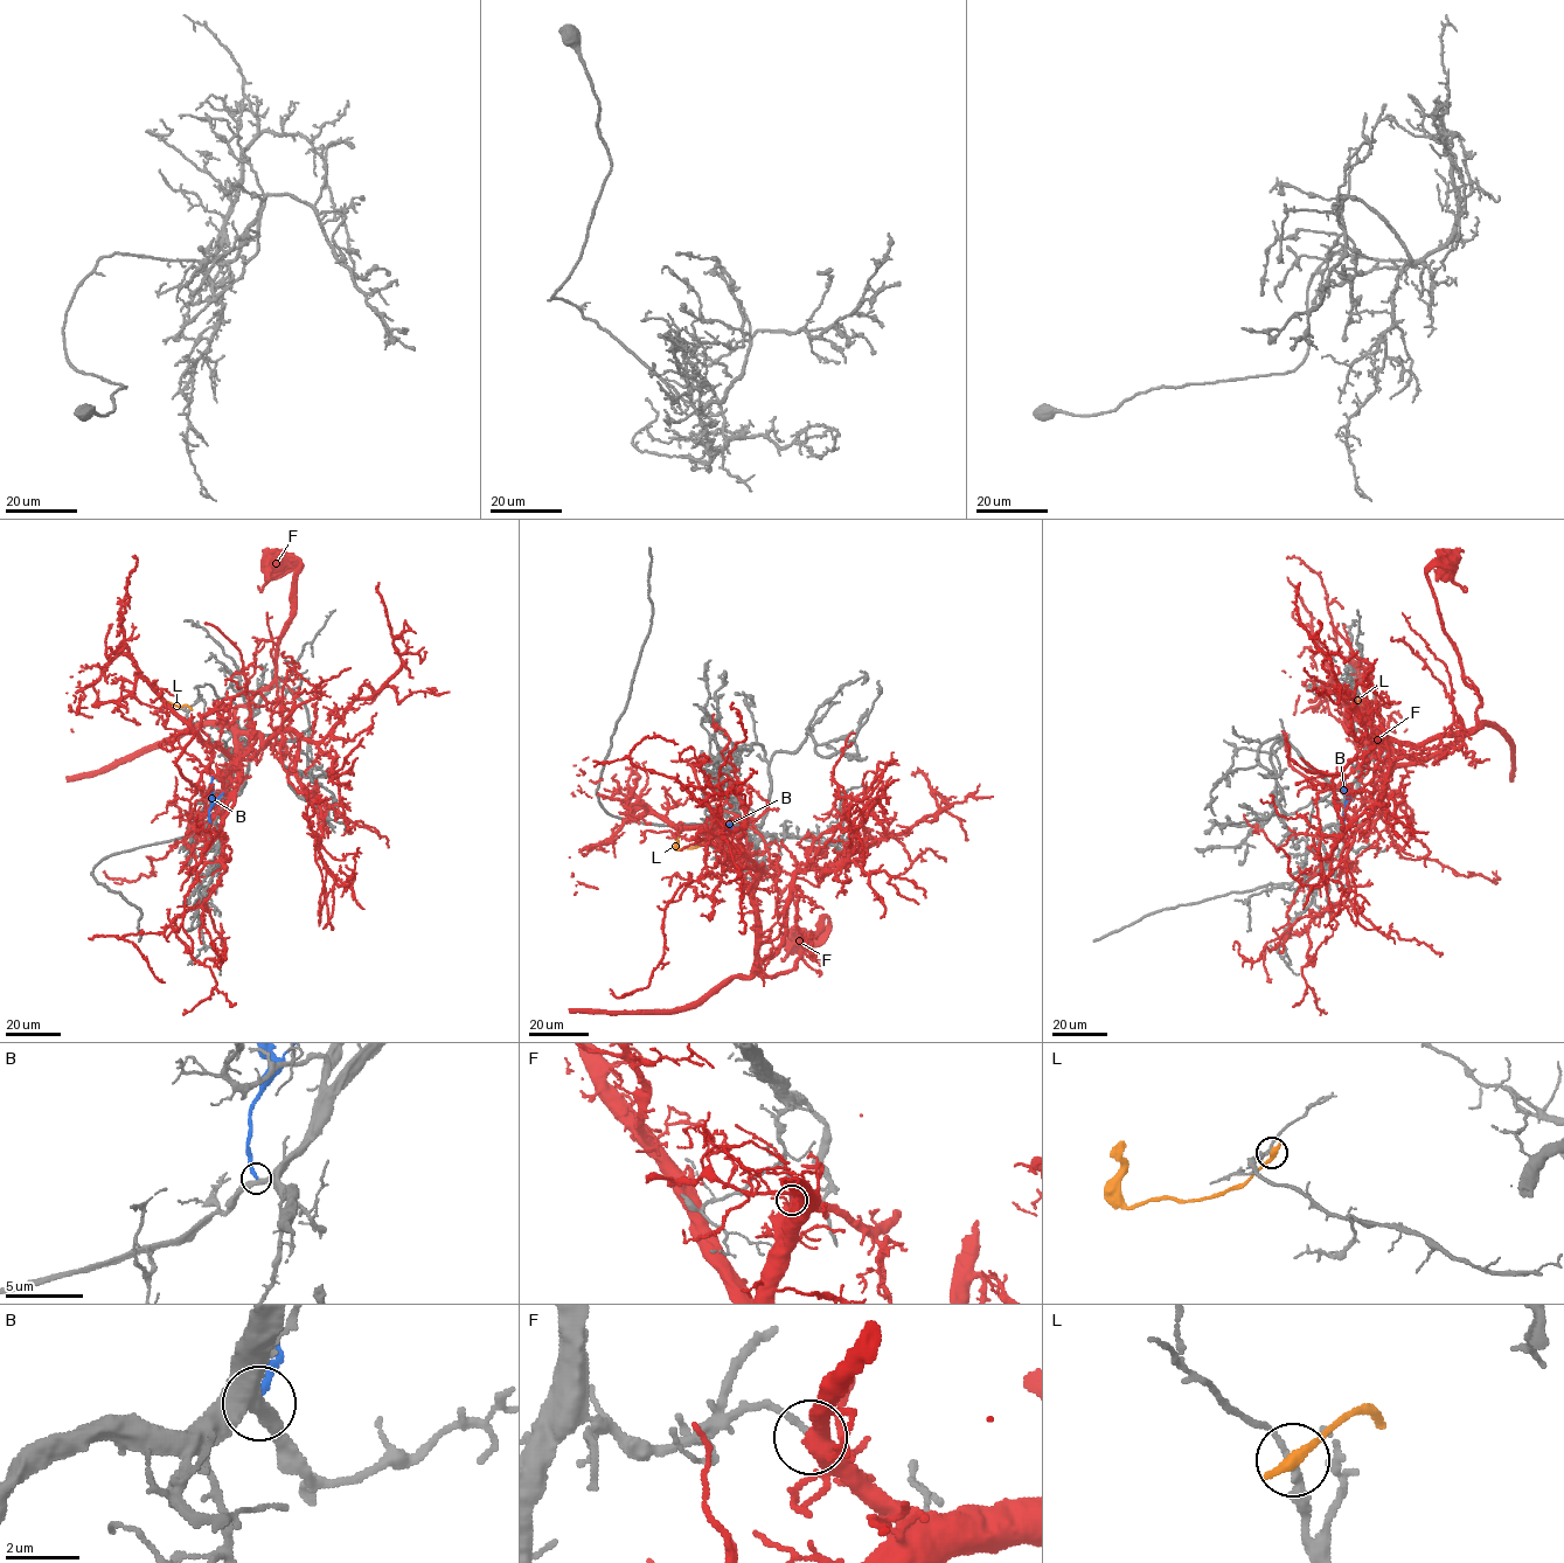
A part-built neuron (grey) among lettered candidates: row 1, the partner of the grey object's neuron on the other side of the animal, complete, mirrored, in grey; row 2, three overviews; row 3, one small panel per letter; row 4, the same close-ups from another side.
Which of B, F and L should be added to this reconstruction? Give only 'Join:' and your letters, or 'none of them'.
Join: none of them

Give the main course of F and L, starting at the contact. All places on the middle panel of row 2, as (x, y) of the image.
F: (758, 872), (756, 944), (765, 959), (780, 943), (798, 874), (834, 872), (848, 858), (853, 805), (850, 848)
L: (706, 839), (694, 848), (679, 849), (678, 836)

